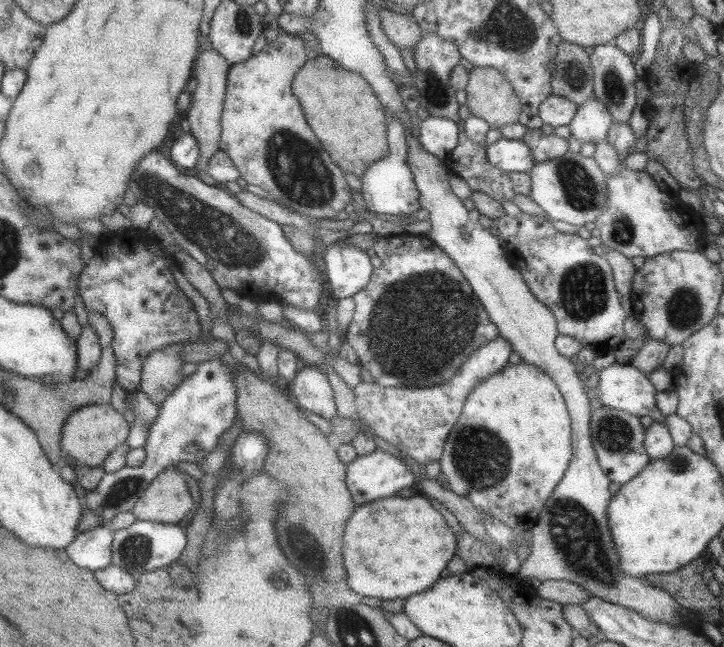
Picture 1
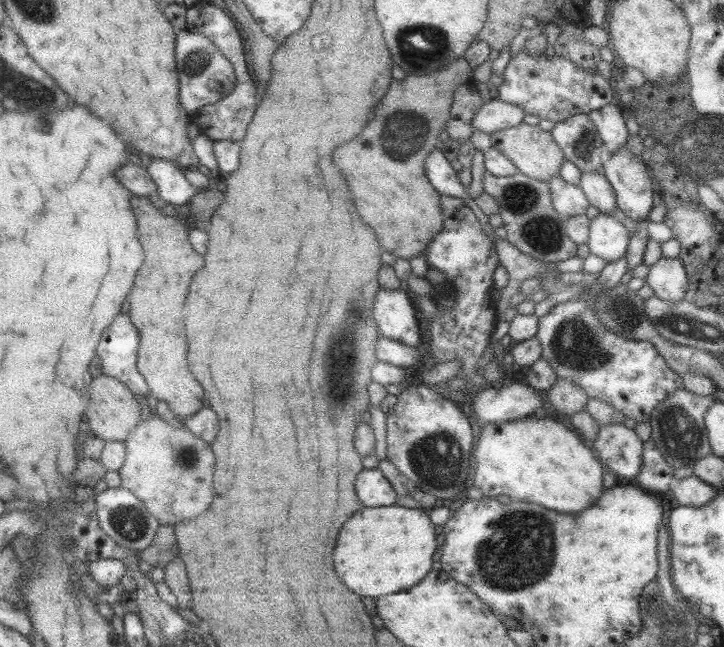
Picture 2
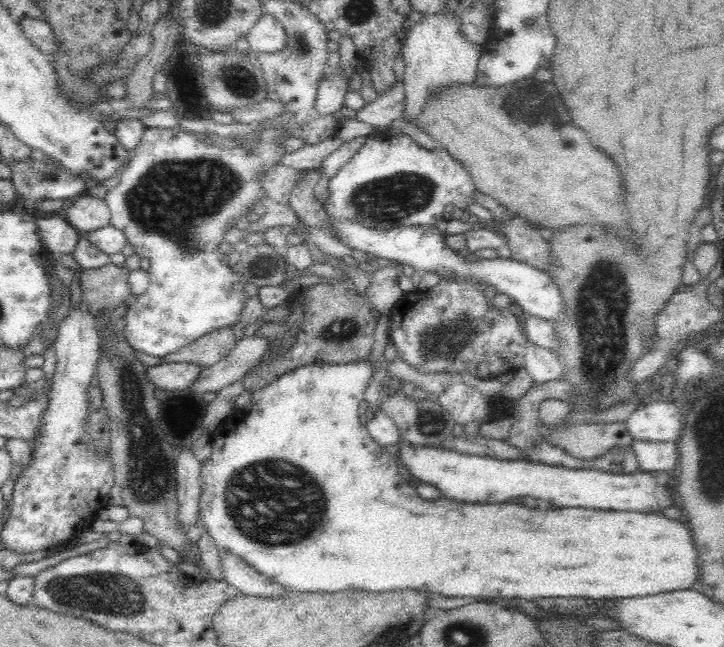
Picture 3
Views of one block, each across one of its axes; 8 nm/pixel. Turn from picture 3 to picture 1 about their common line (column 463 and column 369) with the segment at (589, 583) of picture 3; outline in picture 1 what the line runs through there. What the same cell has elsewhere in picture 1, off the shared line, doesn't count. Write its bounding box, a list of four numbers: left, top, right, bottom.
[344,494,457,600]

